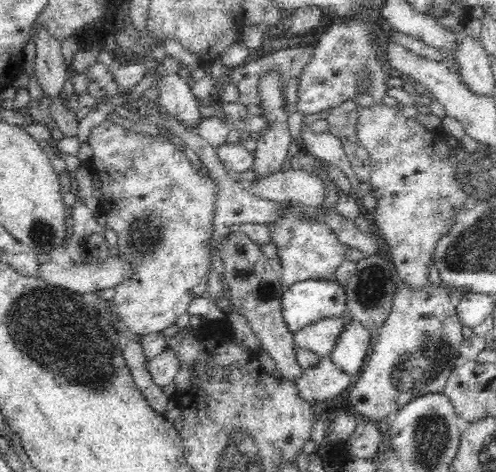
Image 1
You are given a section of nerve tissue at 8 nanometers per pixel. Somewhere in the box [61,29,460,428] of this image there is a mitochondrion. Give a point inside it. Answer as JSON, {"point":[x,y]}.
{"point":[421,363]}

